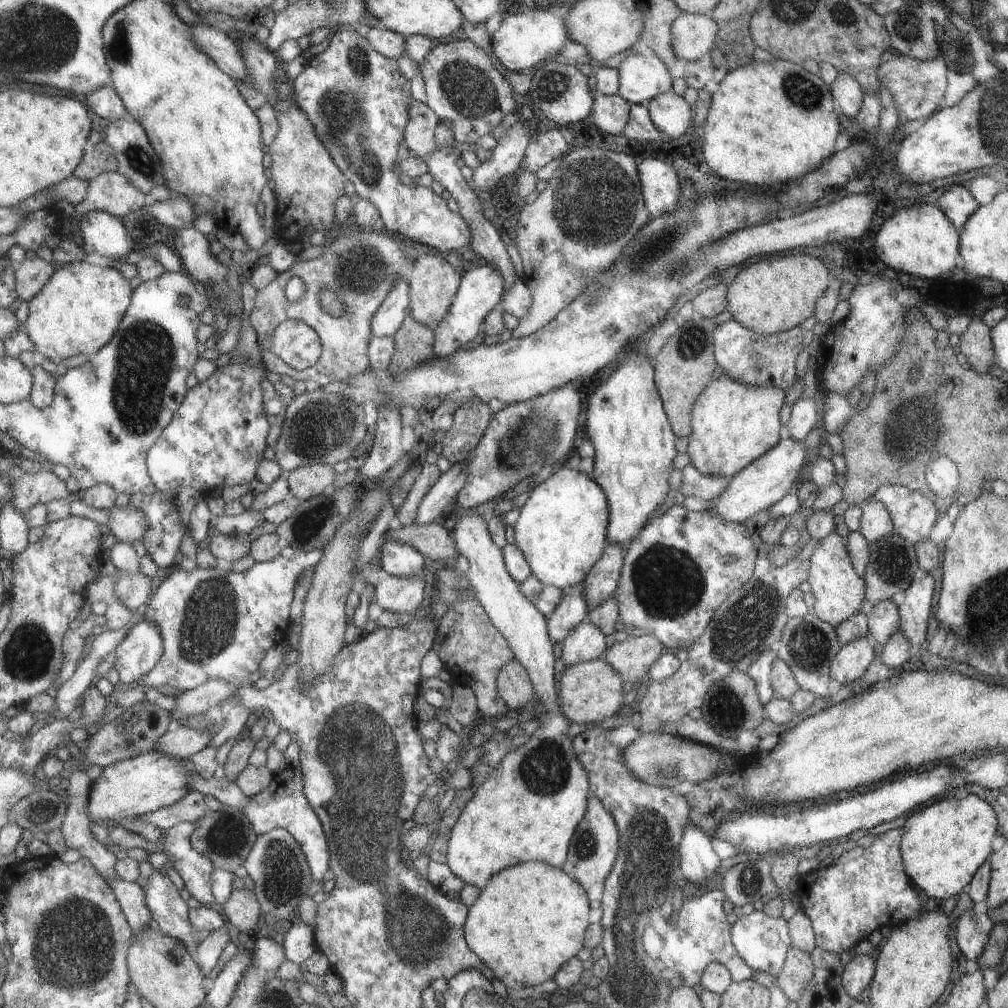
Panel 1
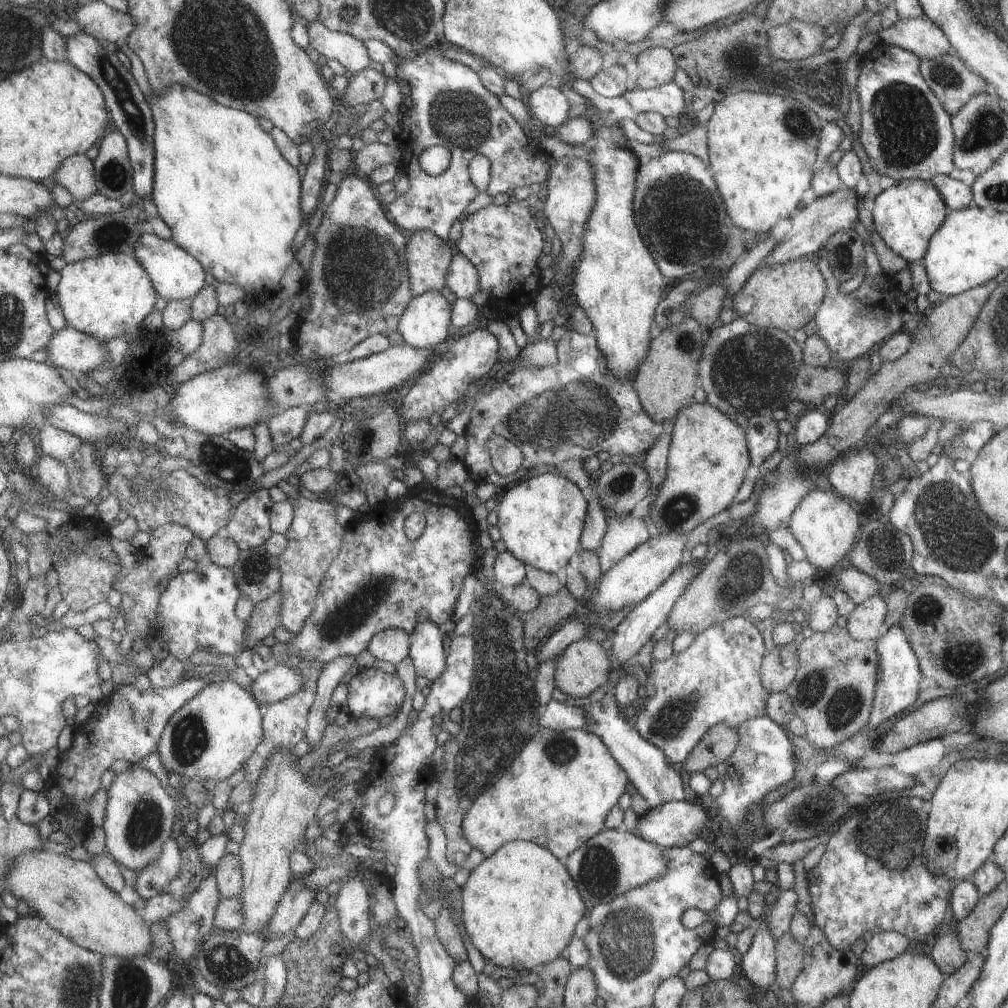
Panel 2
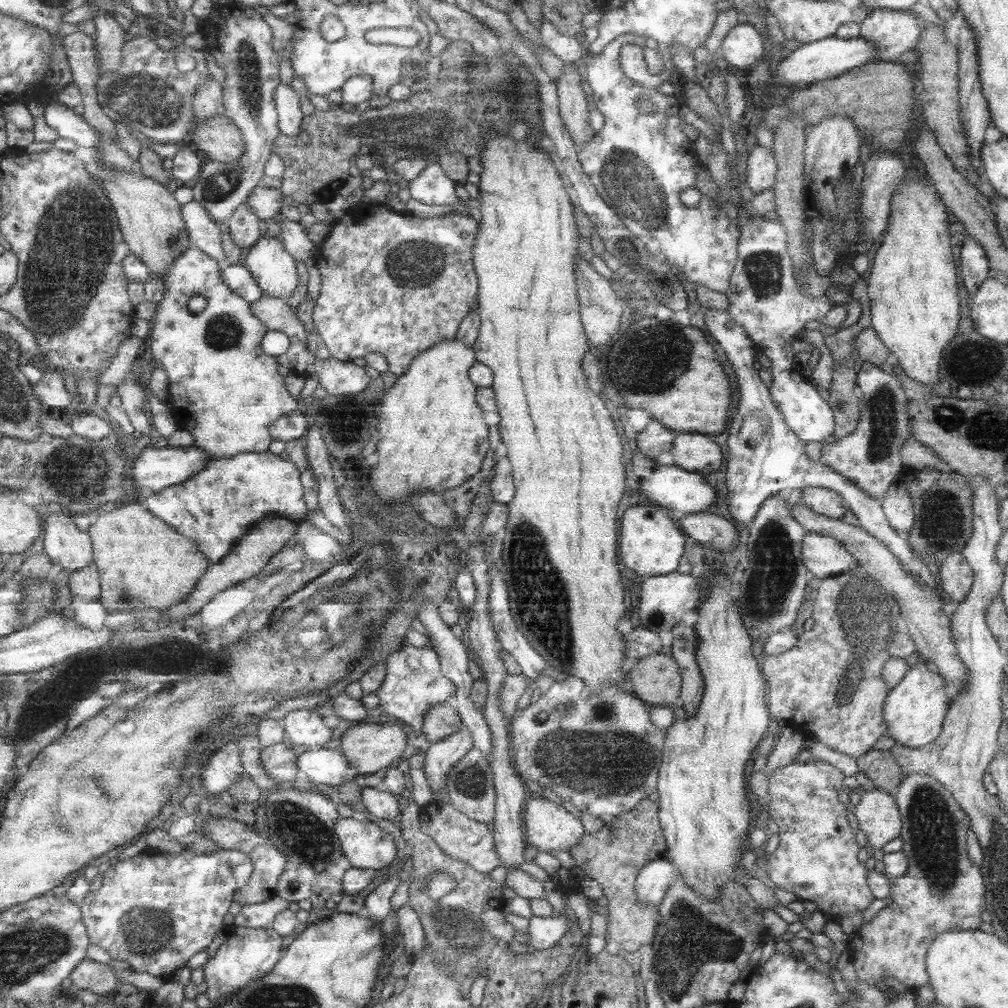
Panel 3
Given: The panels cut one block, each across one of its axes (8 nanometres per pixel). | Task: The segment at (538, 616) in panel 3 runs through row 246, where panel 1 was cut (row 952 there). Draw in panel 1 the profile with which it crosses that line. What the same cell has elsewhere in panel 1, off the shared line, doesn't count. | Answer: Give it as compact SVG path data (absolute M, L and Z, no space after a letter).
M525 861L500 870L480 890L476 900L469 906L468 921L464 926L466 941L469 950L491 969L494 978L506 988L517 990L533 986L551 979L559 966L581 950L583 932L589 924L589 909L585 889L569 878L565 871L541 861Z

